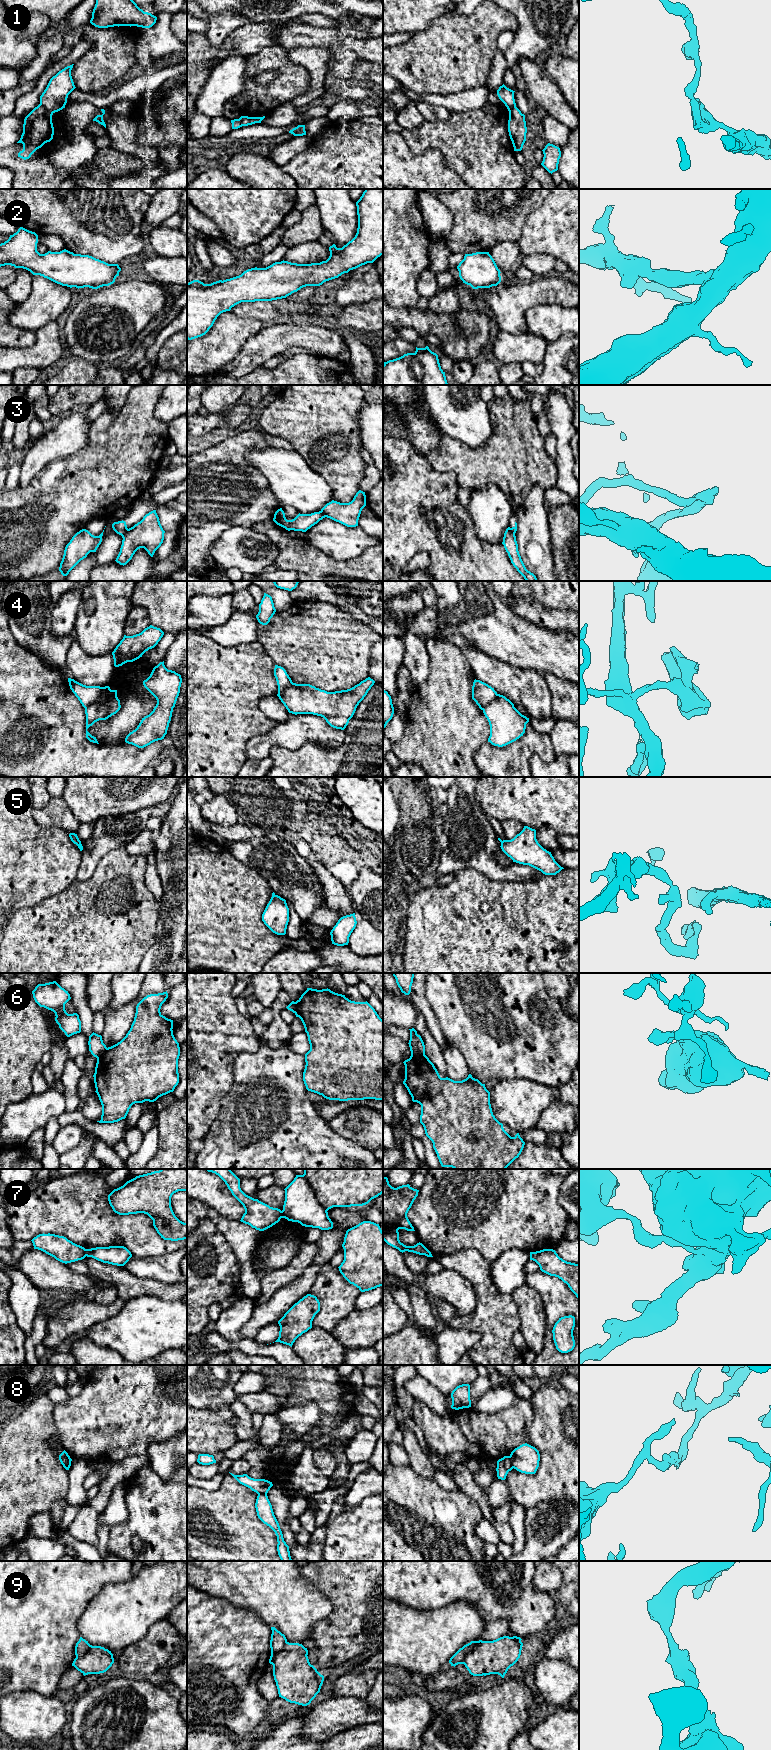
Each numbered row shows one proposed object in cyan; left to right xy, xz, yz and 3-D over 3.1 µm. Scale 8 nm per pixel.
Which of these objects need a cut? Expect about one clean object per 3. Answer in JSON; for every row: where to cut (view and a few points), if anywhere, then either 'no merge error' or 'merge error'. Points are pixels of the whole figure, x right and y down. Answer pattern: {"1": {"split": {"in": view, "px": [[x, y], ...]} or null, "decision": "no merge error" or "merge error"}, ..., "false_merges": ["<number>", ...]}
{"1": {"split": {"in": "xy", "px": [[40, 103], [46, 109], [53, 112]]}, "decision": "merge error"}, "2": {"split": null, "decision": "no merge error"}, "3": {"split": {"in": "xy", "px": [[128, 529], [122, 536]]}, "decision": "merge error"}, "4": {"split": {"in": "xy", "px": [[103, 687], [100, 696], [85, 708]]}, "decision": "merge error"}, "5": {"split": {"in": "xy", "px": [[80, 841], [76, 844]]}, "decision": "merge error"}, "6": {"split": {"in": "yz", "px": [[411, 1053], [424, 1054]]}, "decision": "merge error"}, "7": {"split": {"in": "xy", "px": [[85, 1249], [87, 1255]]}, "decision": "merge error"}, "8": {"split": {"in": "yz", "px": [[509, 1456], [513, 1467]]}, "decision": "merge error"}, "9": {"split": {"in": "yz", "px": [[477, 1641], [463, 1663]]}, "decision": "merge error"}, "false_merges": ["1", "3", "4", "5", "6", "7", "8", "9"]}

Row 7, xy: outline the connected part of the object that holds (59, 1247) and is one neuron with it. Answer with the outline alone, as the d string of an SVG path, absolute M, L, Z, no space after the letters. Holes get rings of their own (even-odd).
M43 1233L31 1241L34 1249L41 1250L65 1264L82 1260L87 1256L84 1247L73 1243L64 1236Z

